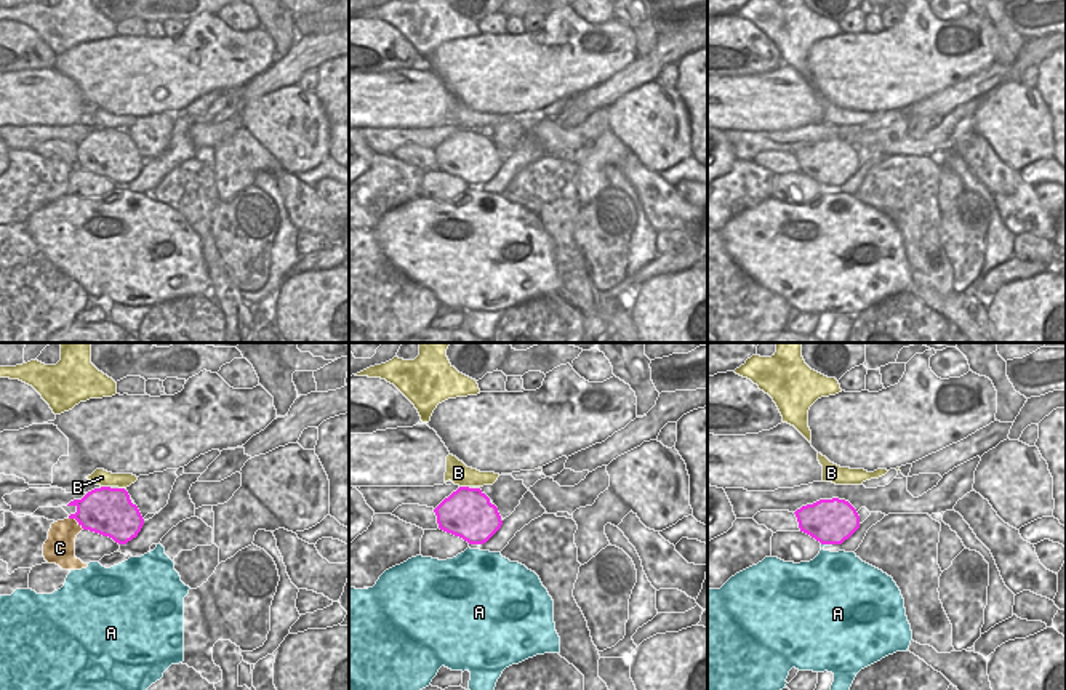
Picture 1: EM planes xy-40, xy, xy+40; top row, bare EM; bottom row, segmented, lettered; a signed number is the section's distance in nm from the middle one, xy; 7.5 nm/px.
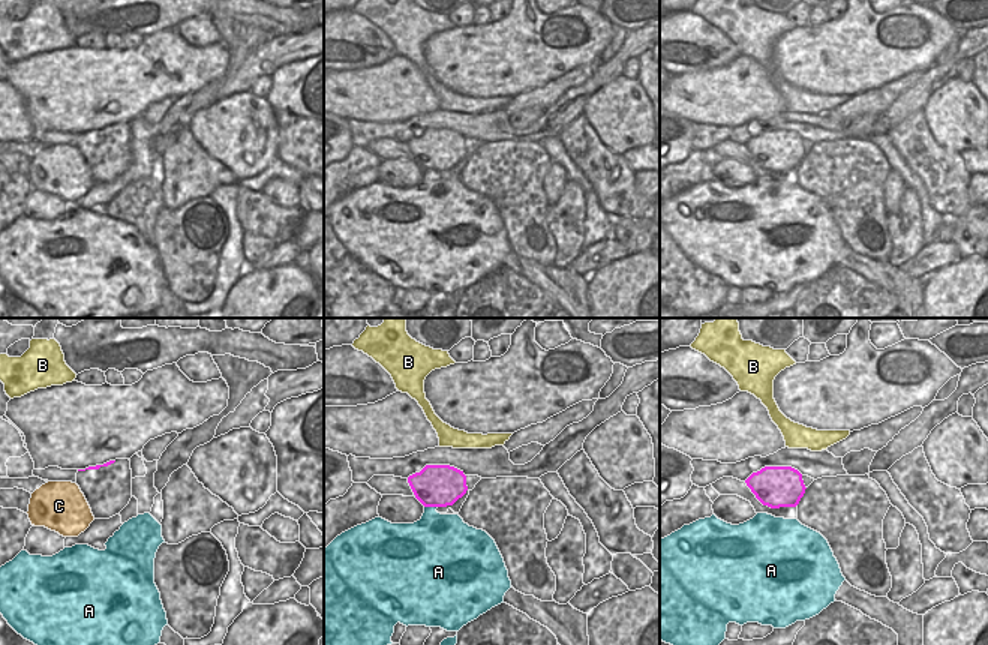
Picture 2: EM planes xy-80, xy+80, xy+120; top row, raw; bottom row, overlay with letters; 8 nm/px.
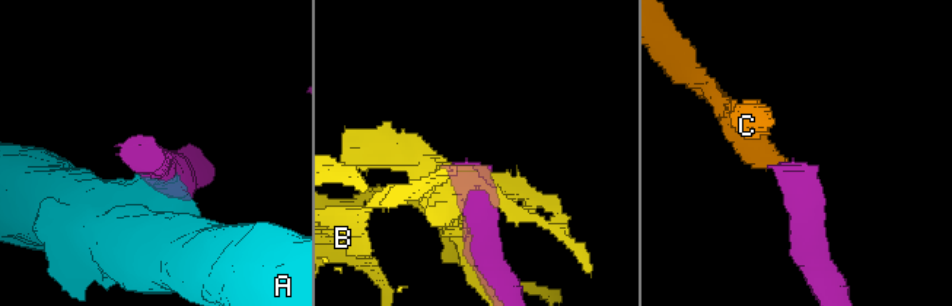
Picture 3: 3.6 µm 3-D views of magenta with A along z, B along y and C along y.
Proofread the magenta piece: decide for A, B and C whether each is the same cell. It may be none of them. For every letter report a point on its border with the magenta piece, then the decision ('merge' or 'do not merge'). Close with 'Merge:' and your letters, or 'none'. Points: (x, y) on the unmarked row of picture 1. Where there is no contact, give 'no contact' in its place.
A: contact xy+40 (826, 184); do not merge
B: contact xy-40 (106, 128); do not merge
C: contact xy-40 (77, 162); merge
Merge: C

